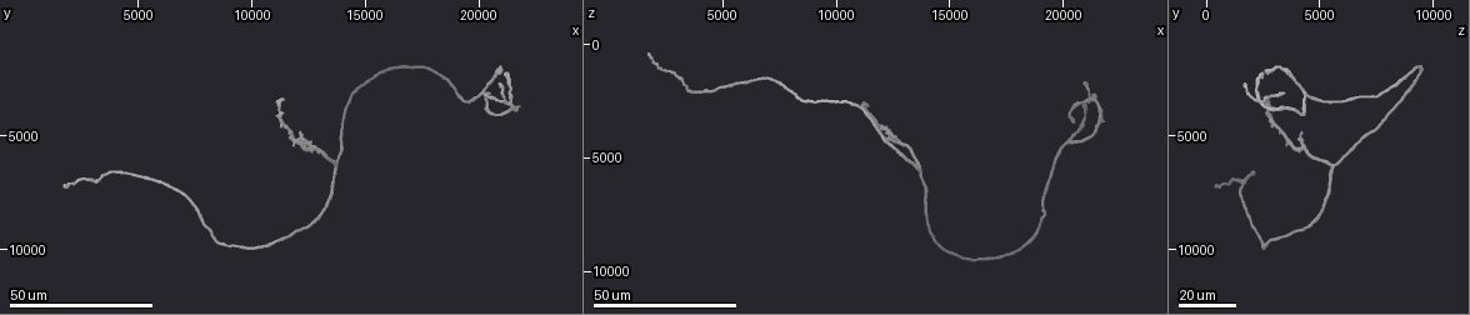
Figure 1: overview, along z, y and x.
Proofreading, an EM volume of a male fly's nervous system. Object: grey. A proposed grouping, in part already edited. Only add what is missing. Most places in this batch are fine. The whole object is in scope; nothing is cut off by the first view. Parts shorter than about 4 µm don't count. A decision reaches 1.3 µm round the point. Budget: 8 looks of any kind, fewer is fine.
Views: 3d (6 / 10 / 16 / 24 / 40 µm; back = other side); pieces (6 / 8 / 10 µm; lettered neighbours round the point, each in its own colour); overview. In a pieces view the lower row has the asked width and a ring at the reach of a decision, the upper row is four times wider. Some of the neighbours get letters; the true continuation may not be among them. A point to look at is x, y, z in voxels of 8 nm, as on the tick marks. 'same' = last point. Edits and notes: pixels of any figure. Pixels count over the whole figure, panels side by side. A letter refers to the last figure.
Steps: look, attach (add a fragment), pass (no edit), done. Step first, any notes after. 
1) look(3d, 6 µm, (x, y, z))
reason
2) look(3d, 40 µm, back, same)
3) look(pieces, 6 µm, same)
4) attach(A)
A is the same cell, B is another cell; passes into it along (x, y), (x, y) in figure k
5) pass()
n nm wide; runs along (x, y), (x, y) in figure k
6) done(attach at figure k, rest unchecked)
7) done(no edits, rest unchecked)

look(3d, 24 µm, (1700, 7300, 400))
end of a long branch

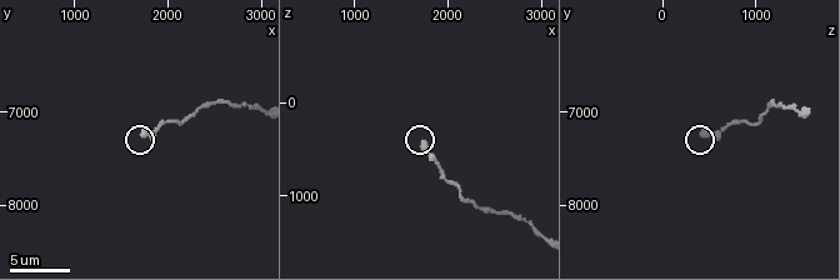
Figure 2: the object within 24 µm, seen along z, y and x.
look(pieces, 10 µm, (1750, 7250, 400))

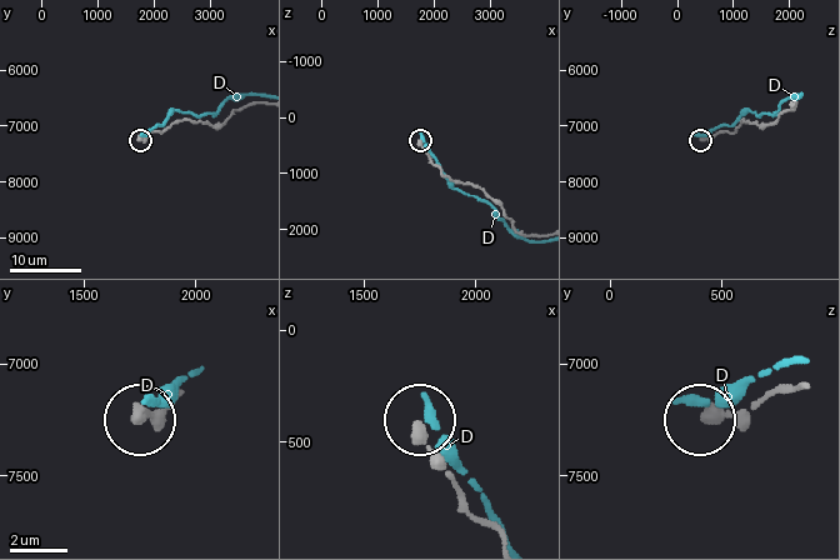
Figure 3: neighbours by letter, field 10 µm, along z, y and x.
pass()
D is another cell; runs along (509, 218), (480, 186), (444, 175), (420, 140) in figure 3; none of them fits

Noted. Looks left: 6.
look(3d, 24 µm, (12100, 4800, 4100))
thin end

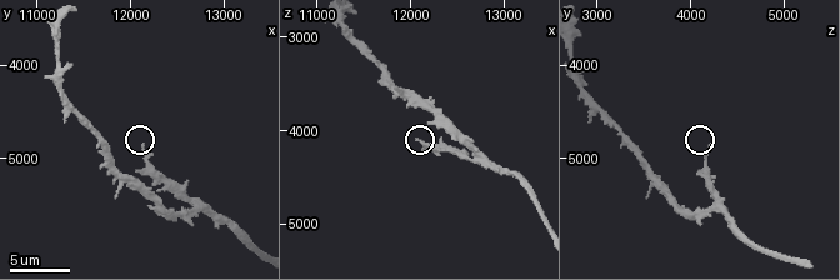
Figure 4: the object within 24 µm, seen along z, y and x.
look(3d, 10 µm, (12150, 4850, 4200))
zoom in

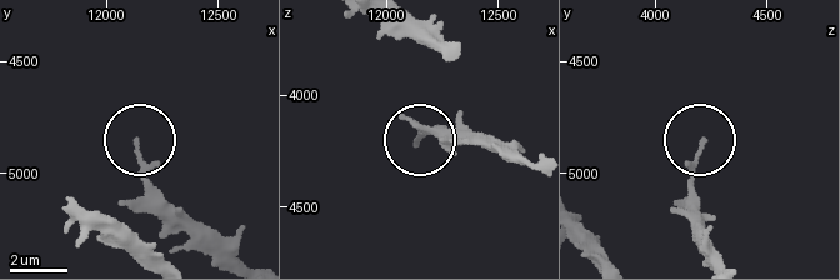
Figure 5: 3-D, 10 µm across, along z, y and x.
look(pieces, 8 µm, (12130, 4860, 4210))
see the neighbours

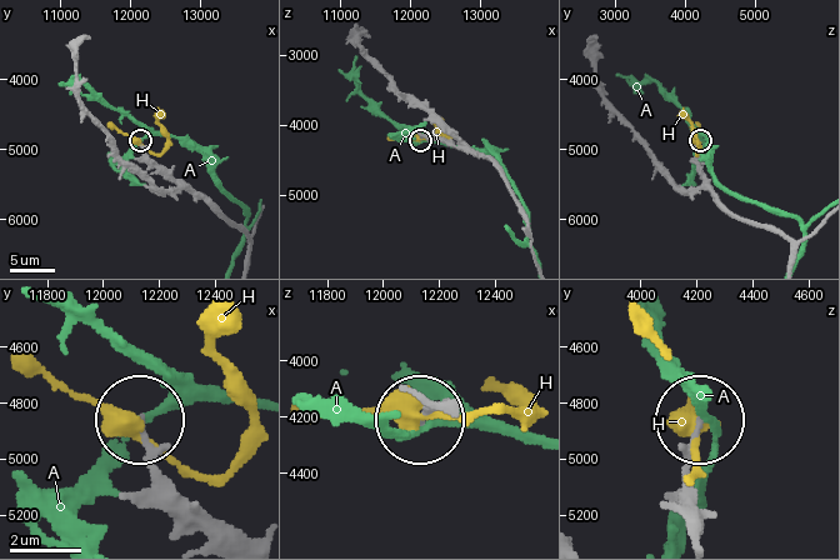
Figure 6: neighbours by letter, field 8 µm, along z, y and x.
pass()
120 nm wide; A and H are other cells; runs along (699, 518), (690, 455), (699, 423) in figure 6; none of them fits

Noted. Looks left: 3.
look(3d, 24 µm, (20900, 2700, 1800))
branch stops here

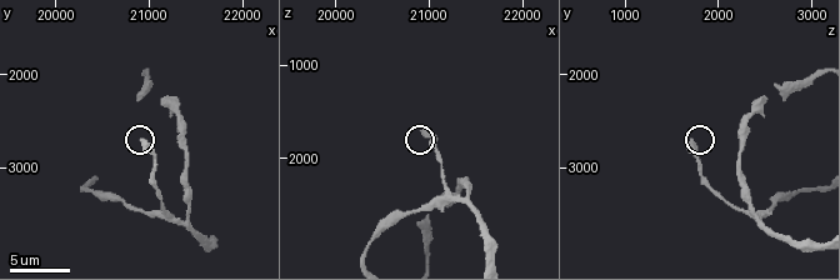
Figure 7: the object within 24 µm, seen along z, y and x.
look(pieces, 6 µm, (20950, 2700, 1700))

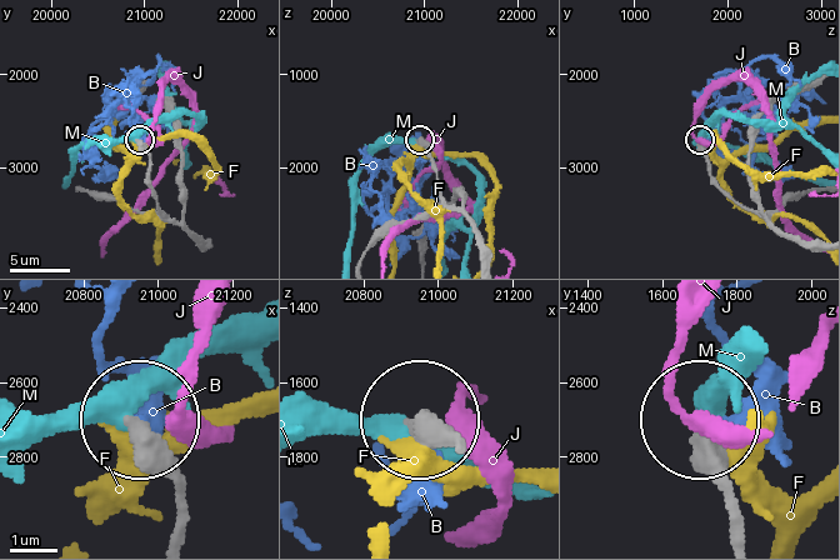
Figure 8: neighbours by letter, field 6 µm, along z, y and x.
pass()
B, F, J and M are other cells; no lettered fragment goes on from it

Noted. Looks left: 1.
done(no edits, rest unchecked)

